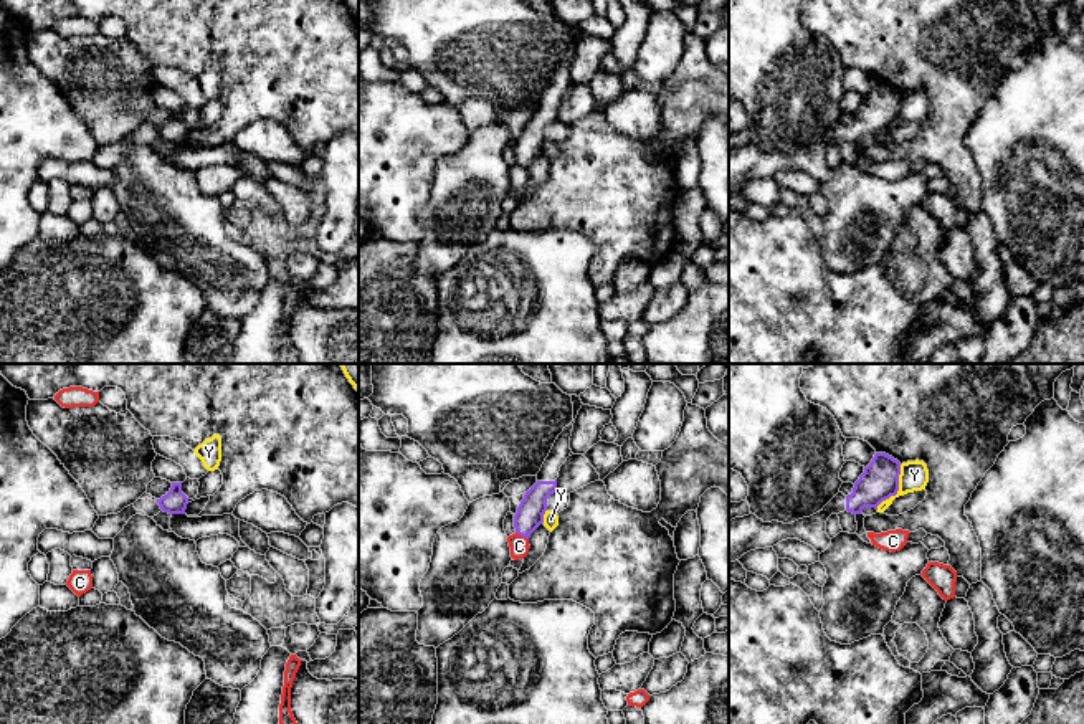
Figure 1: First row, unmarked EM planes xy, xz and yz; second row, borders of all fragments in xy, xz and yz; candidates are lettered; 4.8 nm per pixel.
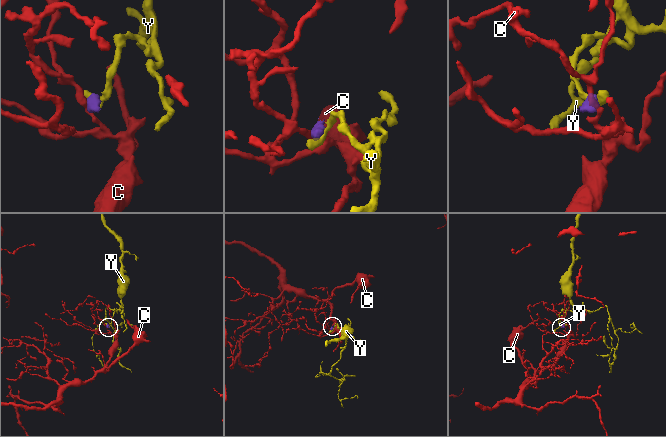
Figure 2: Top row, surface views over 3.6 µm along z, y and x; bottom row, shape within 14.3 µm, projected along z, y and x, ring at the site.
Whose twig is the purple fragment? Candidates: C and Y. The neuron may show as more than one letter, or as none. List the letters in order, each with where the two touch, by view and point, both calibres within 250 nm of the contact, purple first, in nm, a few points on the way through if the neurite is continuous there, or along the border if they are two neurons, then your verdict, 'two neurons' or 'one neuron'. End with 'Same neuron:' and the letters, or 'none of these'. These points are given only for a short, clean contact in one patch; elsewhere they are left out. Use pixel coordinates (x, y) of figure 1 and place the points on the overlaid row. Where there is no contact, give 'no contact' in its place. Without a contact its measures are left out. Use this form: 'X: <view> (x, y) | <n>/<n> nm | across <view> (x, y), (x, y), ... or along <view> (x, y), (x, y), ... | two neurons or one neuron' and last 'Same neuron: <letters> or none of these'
C: xz (522, 536) | 140/100 nm | along xz (516, 531), (527, 539) | two neurons
Y: yz (898, 490) | 180/140 nm | along yz (901, 465), (896, 493), (876, 508) | two neurons
Same neuron: none of these

